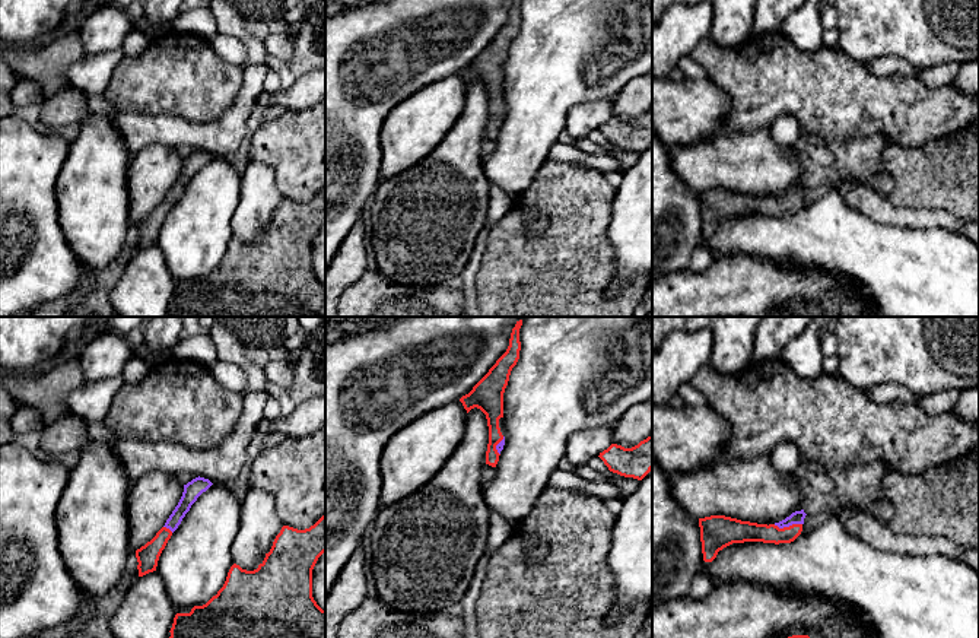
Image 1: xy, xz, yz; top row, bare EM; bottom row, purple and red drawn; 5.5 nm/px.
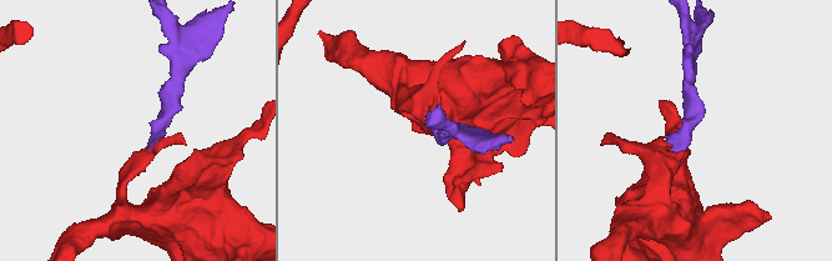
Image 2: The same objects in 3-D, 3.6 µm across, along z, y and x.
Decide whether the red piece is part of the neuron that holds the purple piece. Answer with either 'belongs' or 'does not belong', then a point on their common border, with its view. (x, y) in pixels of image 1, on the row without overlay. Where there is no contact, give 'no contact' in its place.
belongs; contact yz (787, 199)

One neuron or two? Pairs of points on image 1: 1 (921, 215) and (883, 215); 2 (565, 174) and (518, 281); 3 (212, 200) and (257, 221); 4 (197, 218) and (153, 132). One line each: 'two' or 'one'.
1: one
2: one
3: two
4: two

